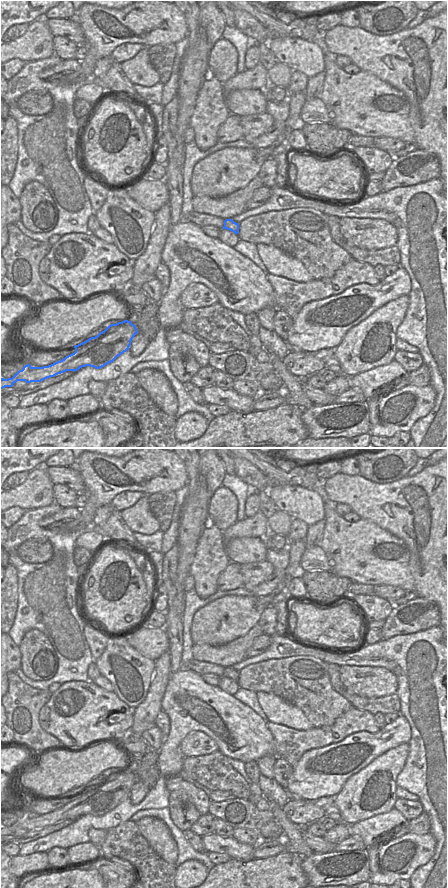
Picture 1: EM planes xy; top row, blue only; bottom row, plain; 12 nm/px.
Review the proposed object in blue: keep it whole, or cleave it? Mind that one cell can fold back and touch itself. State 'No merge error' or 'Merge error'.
No merge error.

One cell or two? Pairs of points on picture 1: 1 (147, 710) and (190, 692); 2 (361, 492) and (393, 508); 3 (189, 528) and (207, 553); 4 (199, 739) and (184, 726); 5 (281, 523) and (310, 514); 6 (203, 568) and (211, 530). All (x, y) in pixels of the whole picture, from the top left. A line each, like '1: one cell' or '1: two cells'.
1: two cells
2: one cell
3: two cells
4: two cells
5: two cells
6: one cell

